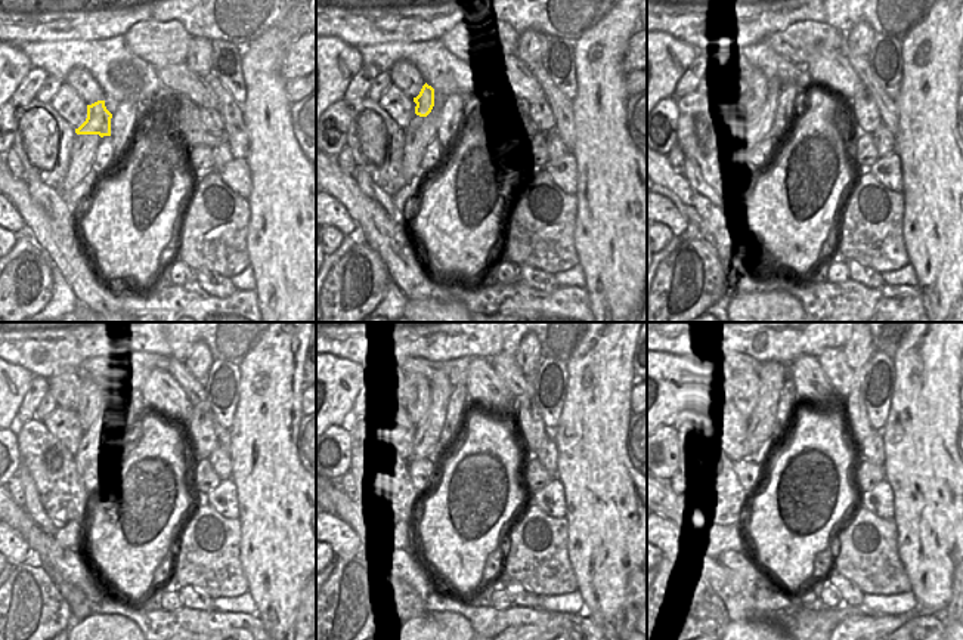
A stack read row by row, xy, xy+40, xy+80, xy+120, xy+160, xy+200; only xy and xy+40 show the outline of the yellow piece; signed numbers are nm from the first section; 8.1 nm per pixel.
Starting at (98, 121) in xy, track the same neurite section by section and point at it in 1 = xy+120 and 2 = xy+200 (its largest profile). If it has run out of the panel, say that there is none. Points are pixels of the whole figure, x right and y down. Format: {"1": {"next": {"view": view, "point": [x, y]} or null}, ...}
{"1": {"next": {"view": "xy+120", "point": [90, 405]}}, "2": {"next": {"view": "xy+200", "point": [745, 383]}}}

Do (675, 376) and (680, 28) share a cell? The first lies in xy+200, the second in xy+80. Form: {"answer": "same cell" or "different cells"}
{"answer": "different cells"}

